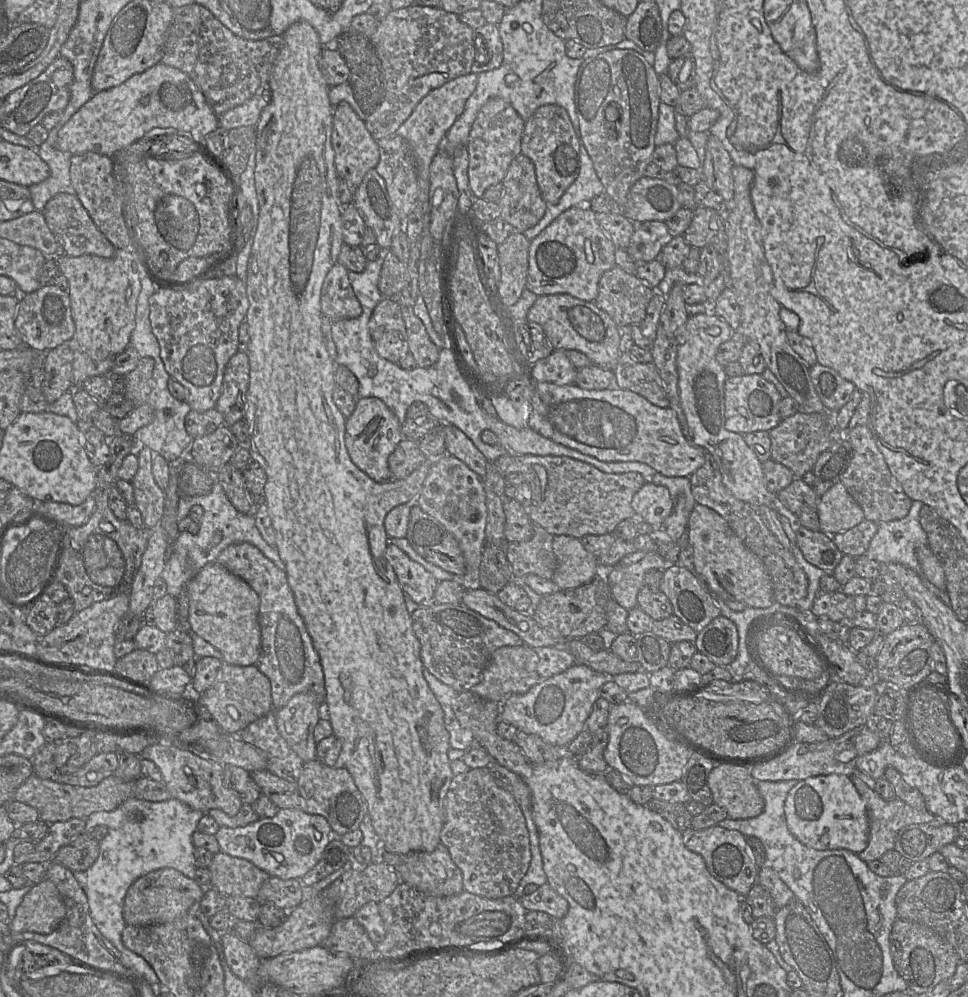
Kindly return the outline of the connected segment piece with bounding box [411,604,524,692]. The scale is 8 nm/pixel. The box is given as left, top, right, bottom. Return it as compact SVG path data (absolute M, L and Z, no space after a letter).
M464 604L420 607L411 614L411 620L413 631L420 642L424 668L457 692L471 691L480 682L482 671L498 648L524 644L517 634Z

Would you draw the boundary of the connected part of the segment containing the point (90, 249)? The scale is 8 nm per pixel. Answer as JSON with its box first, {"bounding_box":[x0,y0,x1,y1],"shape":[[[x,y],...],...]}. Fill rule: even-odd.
{"bounding_box":[42,192,116,258],"shape":[[[66,192],[55,195],[47,202],[42,213],[50,231],[68,256],[95,255],[109,258],[115,254],[116,248],[99,230],[76,195]]]}

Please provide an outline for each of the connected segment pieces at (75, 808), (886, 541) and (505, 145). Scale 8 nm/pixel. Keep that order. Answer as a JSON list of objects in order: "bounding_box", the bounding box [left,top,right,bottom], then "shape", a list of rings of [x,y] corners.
[{"bounding_box":[13,774,135,824],"shape":[[[32,774],[15,790],[13,800],[34,807],[38,812],[39,819],[51,824],[72,818],[86,819],[94,812],[113,811],[127,799],[133,798],[134,792],[135,781],[122,781],[115,775],[105,778],[94,787],[80,787],[42,779]]]},{"bounding_box":[864,500,927,578],"shape":[[[914,500],[906,517],[877,523],[878,530],[864,555],[880,564],[902,564],[914,570],[920,578],[926,578],[916,555],[919,547],[927,546],[927,536],[919,522],[923,505]]]},{"bounding_box":[467,98,524,198],"shape":[[[491,98],[481,107],[467,142],[469,187],[475,198],[482,198],[488,187],[503,181],[511,162],[521,154],[524,125],[522,117],[503,98]]]}]

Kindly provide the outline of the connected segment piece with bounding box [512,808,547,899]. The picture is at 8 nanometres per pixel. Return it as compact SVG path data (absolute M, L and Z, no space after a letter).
M529 808L529 811L525 811L524 817L526 821L526 827L529 833L531 861L527 872L520 880L517 889L512 895L516 899L519 899L525 894L524 888L527 884L535 883L536 885L541 886L547 883L547 876L543 869L542 855L539 846L538 830L532 817L531 808Z

